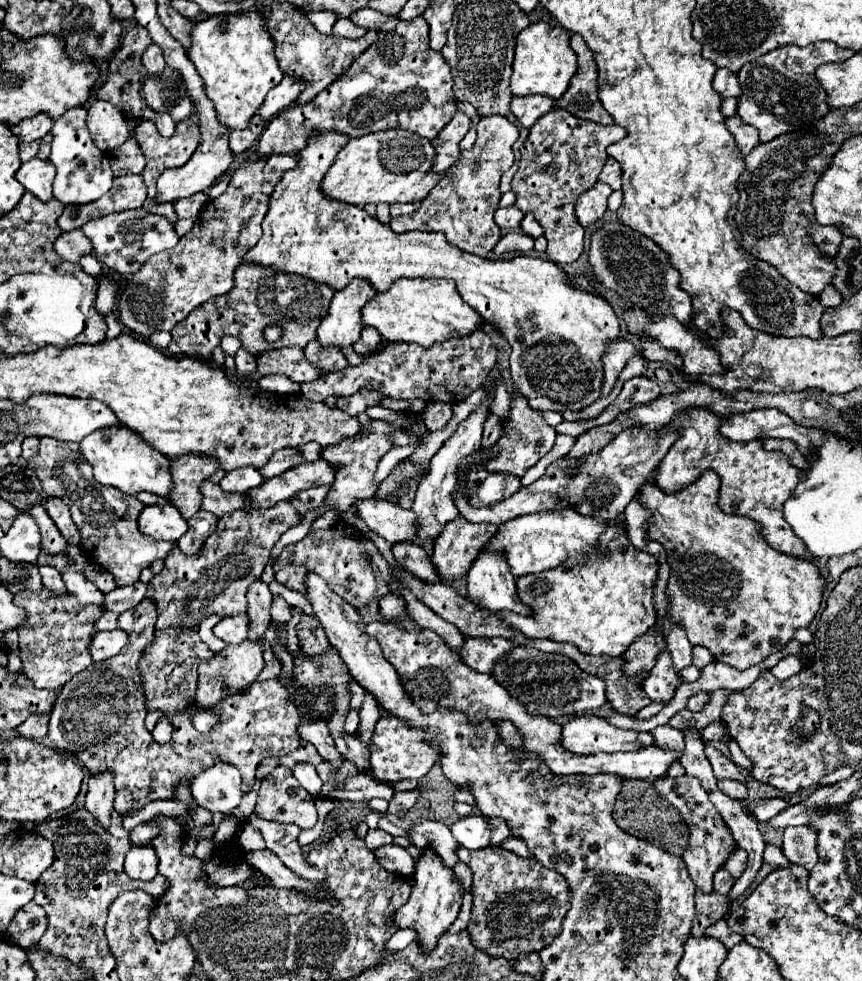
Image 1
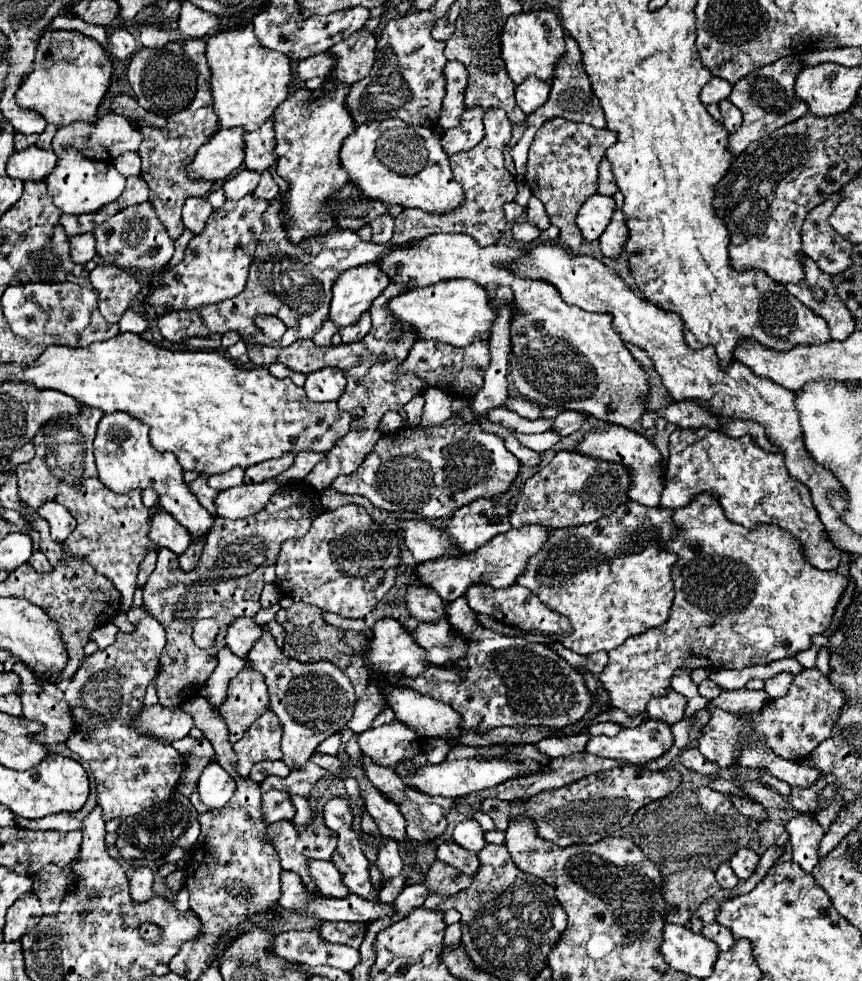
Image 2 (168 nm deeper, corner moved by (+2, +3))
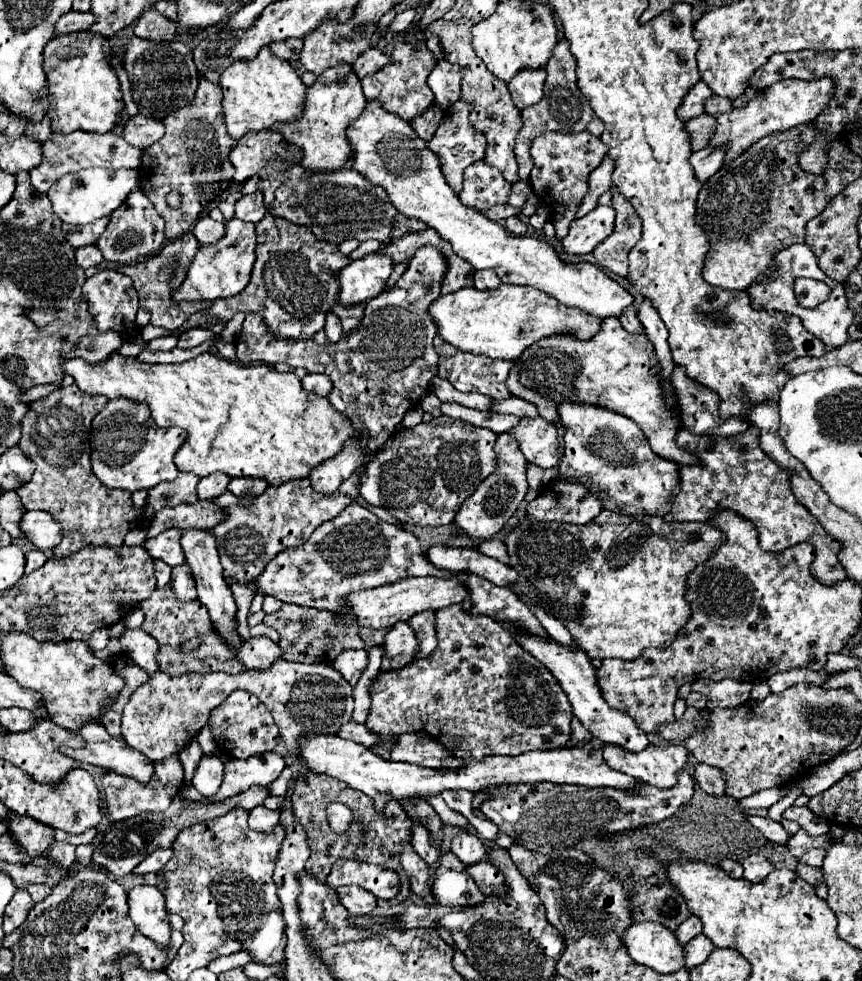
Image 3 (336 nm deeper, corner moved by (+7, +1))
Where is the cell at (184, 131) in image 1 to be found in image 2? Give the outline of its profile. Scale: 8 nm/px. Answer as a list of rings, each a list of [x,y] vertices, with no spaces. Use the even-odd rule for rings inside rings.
[[[191,38],[183,42],[183,52],[197,64],[197,94],[193,102],[183,108],[181,112],[173,114],[167,118],[167,128],[153,128],[153,126],[143,126],[139,132],[143,136],[141,146],[139,146],[139,156],[143,160],[143,170],[141,176],[149,184],[149,202],[157,212],[157,218],[163,222],[167,228],[169,236],[177,240],[183,232],[183,222],[181,222],[181,208],[185,198],[189,196],[207,196],[209,190],[213,188],[211,182],[193,182],[185,174],[185,164],[189,164],[199,150],[201,144],[207,142],[207,138],[219,128],[217,114],[213,112],[213,102],[211,102],[211,90],[209,90],[209,66],[205,60],[205,42],[201,38]]]

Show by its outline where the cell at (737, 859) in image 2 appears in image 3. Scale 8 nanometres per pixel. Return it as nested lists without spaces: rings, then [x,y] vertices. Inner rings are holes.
[[[748,856],[746,860],[742,860],[742,866],[744,878],[748,882],[762,882],[774,870],[774,864],[764,856]]]

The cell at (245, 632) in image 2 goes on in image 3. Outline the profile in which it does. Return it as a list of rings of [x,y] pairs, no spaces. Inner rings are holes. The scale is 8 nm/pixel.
[[[248,638],[238,650],[238,660],[252,670],[266,670],[274,660],[282,658],[282,650],[270,638]]]

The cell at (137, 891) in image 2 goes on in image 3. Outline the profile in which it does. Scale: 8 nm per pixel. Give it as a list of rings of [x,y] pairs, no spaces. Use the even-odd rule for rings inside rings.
[[[136,886],[128,892],[128,906],[136,928],[158,948],[166,948],[170,944],[170,920],[162,892],[156,886]]]

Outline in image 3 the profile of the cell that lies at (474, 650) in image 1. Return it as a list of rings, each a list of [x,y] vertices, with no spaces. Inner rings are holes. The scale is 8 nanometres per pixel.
[[[398,622],[394,624],[386,636],[384,636],[384,644],[382,644],[382,672],[388,670],[398,670],[404,668],[410,660],[412,654],[418,648],[418,640],[414,636],[414,630],[408,626],[408,622]]]

